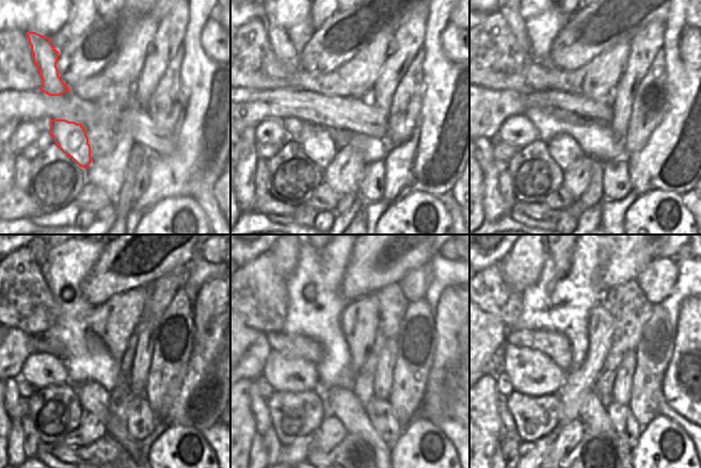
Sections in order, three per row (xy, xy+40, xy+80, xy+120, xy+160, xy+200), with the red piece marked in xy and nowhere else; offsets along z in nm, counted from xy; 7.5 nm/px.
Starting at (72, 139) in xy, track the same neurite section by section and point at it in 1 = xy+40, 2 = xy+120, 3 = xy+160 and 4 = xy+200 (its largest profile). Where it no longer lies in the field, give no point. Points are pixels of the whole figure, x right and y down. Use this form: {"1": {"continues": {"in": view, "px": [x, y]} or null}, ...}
{"1": {"continues": {"in": "xy+40", "px": [317, 143]}}, "2": {"continues": {"in": "xy+120", "px": [94, 398]}}, "3": {"continues": {"in": "xy+160", "px": [344, 403]}}, "4": {"continues": {"in": "xy+200", "px": [592, 414]}}}

